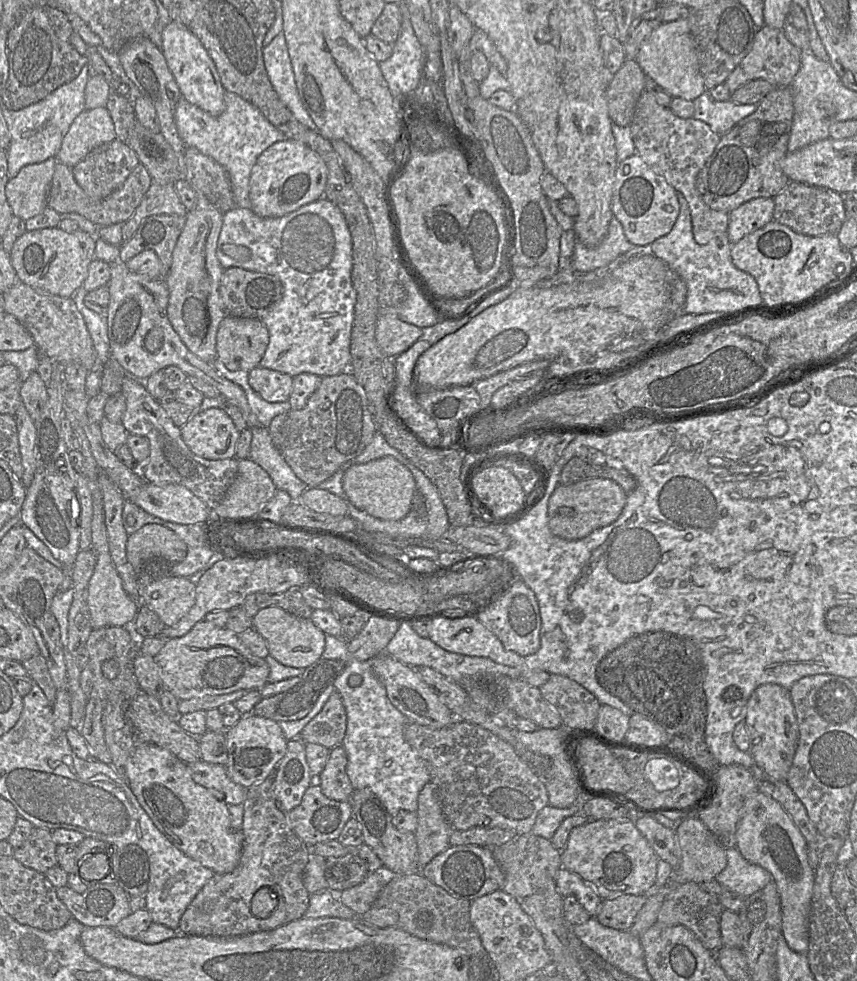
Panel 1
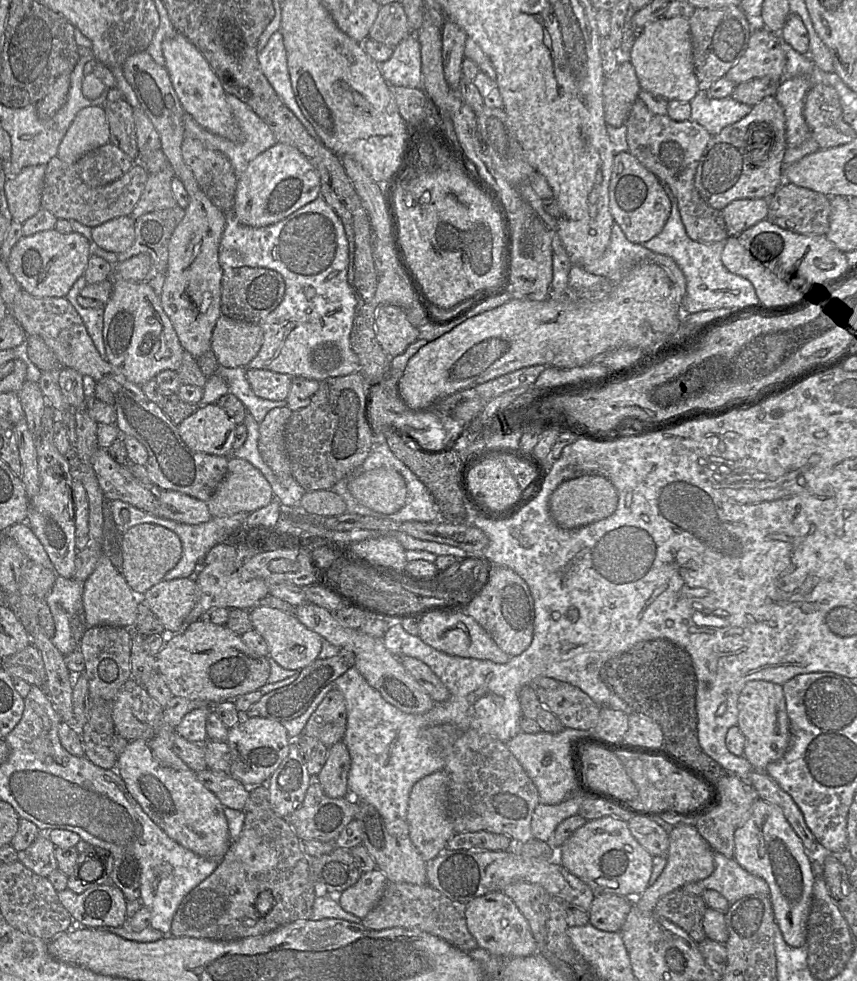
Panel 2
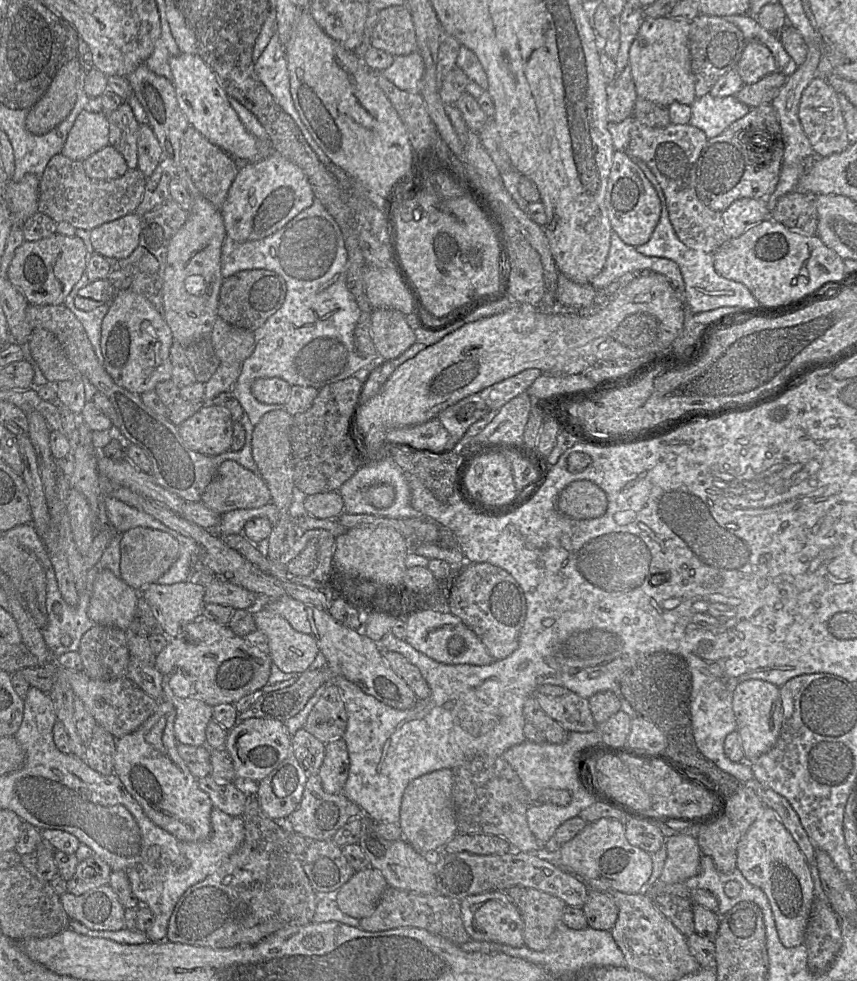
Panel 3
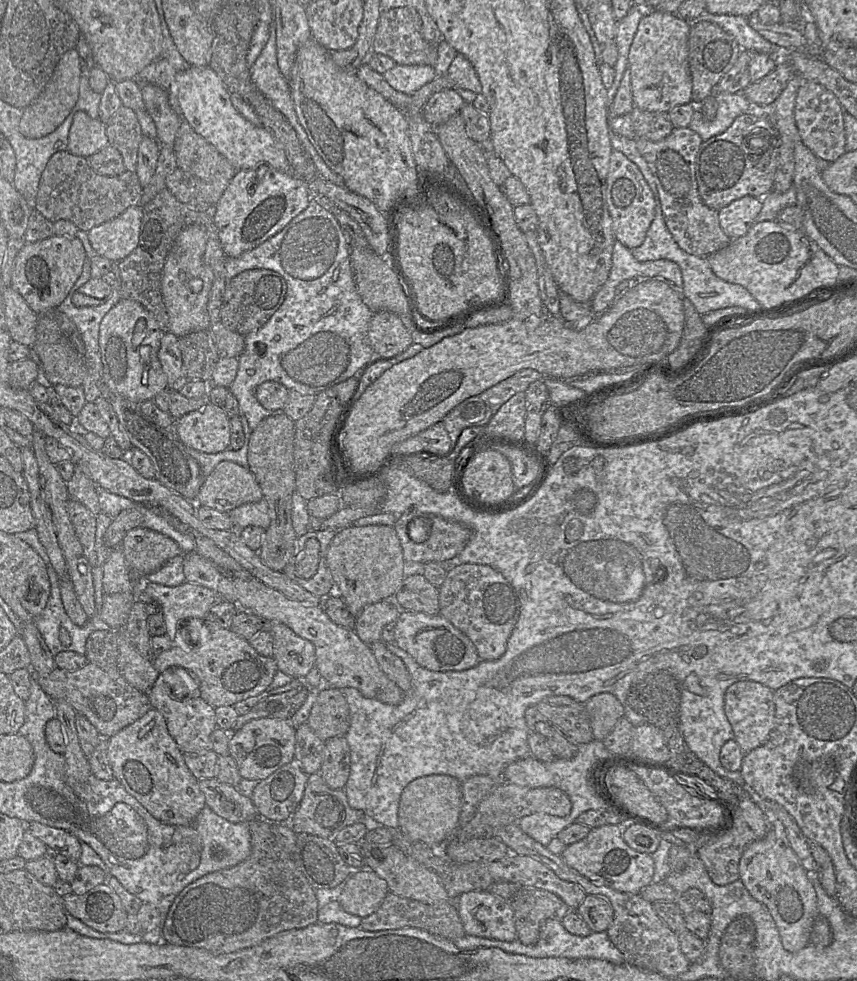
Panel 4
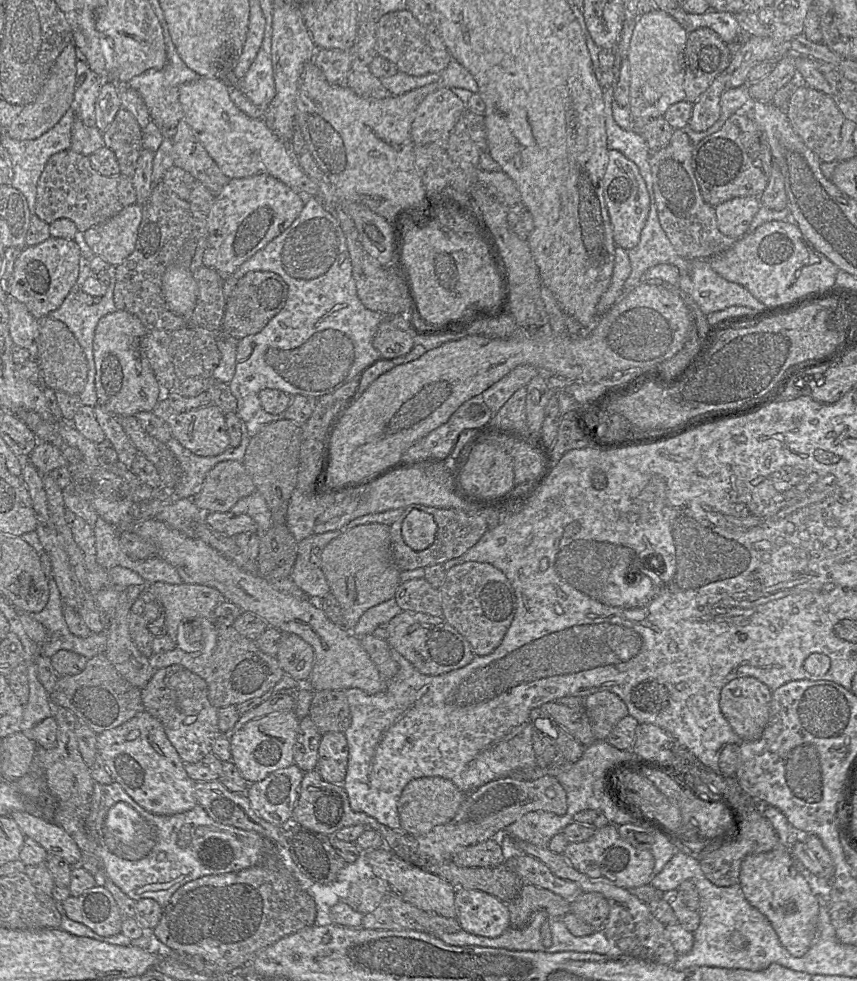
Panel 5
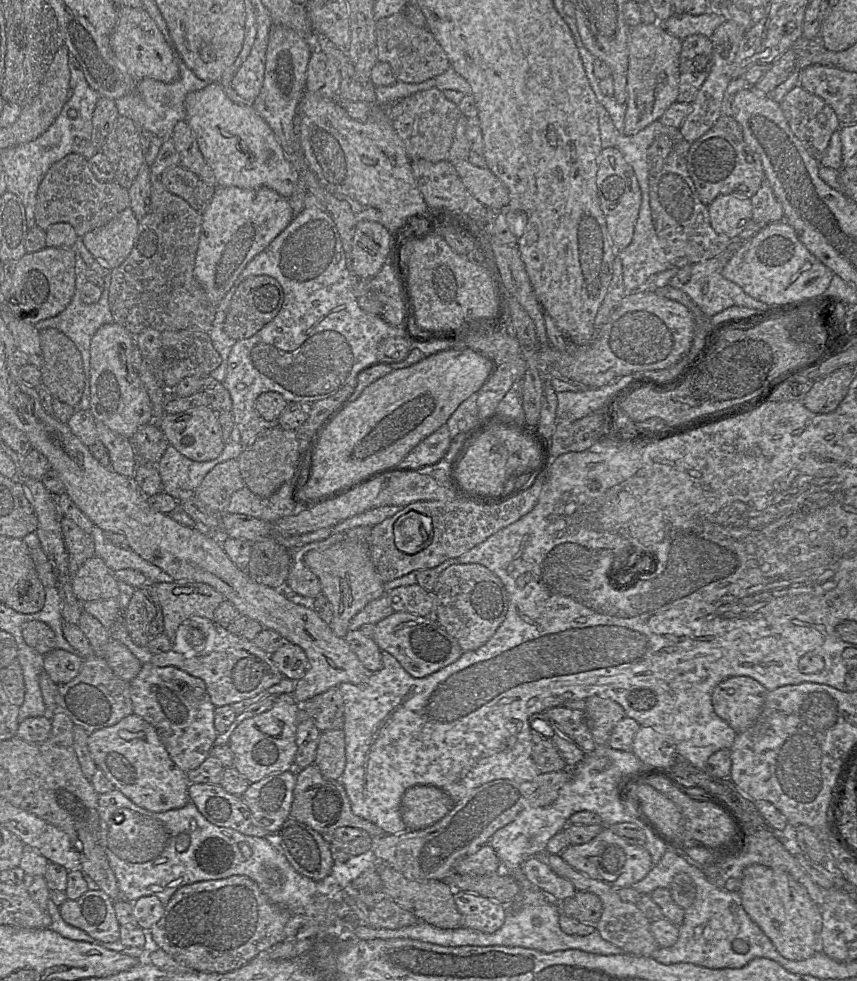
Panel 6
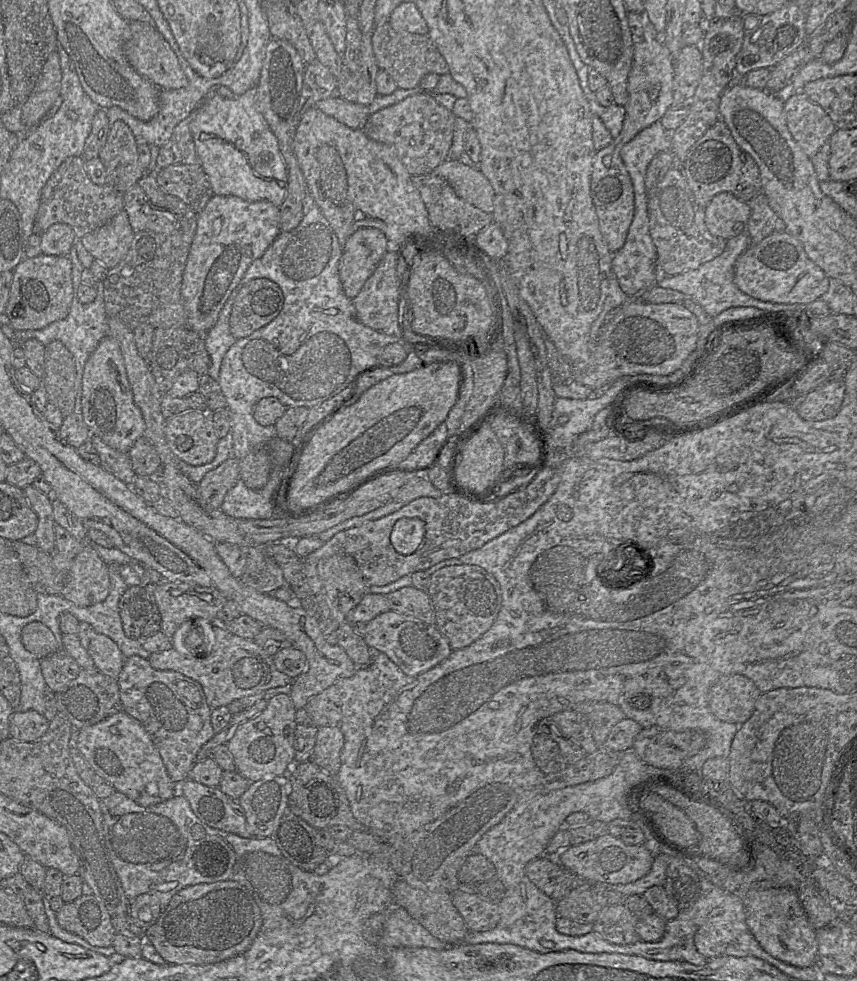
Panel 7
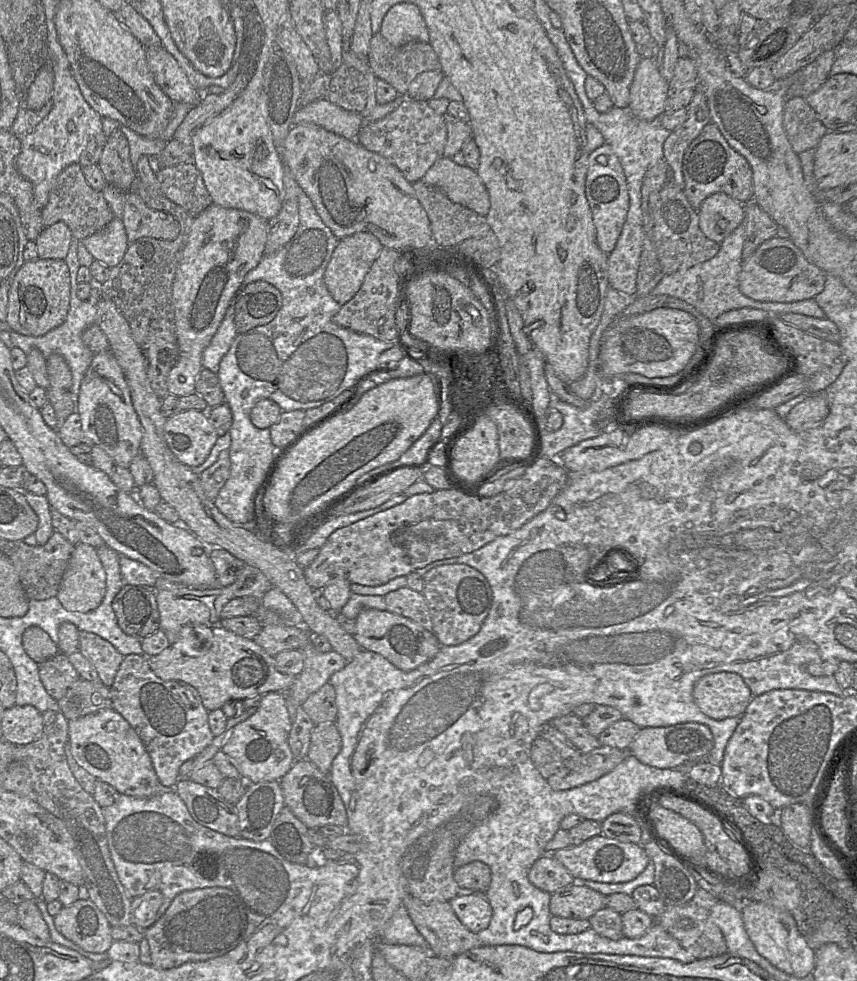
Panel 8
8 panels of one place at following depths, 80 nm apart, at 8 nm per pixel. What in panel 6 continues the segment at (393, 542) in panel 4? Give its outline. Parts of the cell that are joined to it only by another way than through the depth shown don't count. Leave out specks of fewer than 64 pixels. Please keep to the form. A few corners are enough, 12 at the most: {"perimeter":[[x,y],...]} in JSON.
{"perimeter":[[371,527],[309,551],[307,566],[341,638],[385,594],[369,554]]}

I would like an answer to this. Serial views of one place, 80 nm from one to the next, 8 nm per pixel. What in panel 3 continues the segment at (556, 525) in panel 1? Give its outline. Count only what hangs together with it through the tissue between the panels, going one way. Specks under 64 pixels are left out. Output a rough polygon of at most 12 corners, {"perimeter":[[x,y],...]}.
{"perimeter":[[589,480],[570,483],[558,511],[575,520],[601,517],[605,492]]}

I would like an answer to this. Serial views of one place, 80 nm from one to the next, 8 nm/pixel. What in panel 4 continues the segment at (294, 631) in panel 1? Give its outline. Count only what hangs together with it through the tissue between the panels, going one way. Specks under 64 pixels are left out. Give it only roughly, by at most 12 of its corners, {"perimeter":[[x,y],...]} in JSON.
{"perimeter":[[266,622],[278,670],[304,678],[314,645],[280,622]]}

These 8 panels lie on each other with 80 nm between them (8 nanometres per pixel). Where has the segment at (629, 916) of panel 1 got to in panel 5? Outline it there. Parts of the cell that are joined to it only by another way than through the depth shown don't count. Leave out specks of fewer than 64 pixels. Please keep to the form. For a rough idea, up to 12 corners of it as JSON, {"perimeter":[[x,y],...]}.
{"perimeter":[[582,892],[570,912],[595,930],[608,918],[600,893]]}

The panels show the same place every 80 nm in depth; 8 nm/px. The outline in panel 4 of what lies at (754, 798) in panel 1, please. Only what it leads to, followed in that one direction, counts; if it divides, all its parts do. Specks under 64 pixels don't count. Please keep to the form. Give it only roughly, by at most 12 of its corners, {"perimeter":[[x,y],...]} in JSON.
{"perimeter":[[785,828],[748,844],[739,876],[773,917],[785,950],[809,944],[818,916]]}

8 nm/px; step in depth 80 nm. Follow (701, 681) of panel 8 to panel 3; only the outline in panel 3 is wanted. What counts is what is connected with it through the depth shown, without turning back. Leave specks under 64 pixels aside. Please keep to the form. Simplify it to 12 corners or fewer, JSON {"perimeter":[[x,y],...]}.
{"perimeter":[[760,679],[734,690],[744,761],[770,750],[783,718],[780,689]]}

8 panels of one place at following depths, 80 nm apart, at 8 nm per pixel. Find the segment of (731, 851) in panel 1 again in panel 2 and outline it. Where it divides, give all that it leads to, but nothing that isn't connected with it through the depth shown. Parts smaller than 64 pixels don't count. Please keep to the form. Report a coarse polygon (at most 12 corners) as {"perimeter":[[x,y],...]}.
{"perimeter":[[713,854],[714,871],[697,881],[729,905],[752,894],[769,896],[760,877],[734,858]]}

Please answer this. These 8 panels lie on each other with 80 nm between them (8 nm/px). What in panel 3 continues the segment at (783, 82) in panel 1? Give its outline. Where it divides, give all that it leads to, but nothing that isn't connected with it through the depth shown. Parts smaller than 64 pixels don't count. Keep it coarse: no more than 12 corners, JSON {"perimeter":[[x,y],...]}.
{"perimeter":[[747,42],[736,66],[744,84],[779,69],[771,51]]}

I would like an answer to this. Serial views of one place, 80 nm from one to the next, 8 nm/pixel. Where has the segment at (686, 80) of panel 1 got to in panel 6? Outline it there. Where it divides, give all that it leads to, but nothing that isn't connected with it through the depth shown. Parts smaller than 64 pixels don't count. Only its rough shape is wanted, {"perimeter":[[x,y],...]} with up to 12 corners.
{"perimeter":[[628,32],[624,127],[632,136],[677,102],[680,38]]}

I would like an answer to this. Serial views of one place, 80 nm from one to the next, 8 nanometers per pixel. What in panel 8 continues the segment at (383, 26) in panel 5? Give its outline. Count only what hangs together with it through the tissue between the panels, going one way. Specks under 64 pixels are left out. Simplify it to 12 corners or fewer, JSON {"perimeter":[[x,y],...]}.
{"perimeter":[[372,36],[368,63],[399,95],[422,72],[442,71],[429,42],[396,47]]}

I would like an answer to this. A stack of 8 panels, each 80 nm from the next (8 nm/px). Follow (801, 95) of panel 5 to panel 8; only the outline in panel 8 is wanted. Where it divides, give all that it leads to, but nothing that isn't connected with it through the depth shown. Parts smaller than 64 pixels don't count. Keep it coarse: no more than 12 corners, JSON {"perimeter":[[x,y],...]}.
{"perimeter":[[802,96],[787,98],[783,119],[797,154],[828,132]]}

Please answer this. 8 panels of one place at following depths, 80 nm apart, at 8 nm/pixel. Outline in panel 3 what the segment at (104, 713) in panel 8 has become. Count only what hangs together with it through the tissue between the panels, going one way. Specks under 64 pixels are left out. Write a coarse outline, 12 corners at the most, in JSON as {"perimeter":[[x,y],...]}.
{"perimeter":[[160,700],[117,740],[113,773],[181,841],[211,834],[214,806],[178,753]]}

